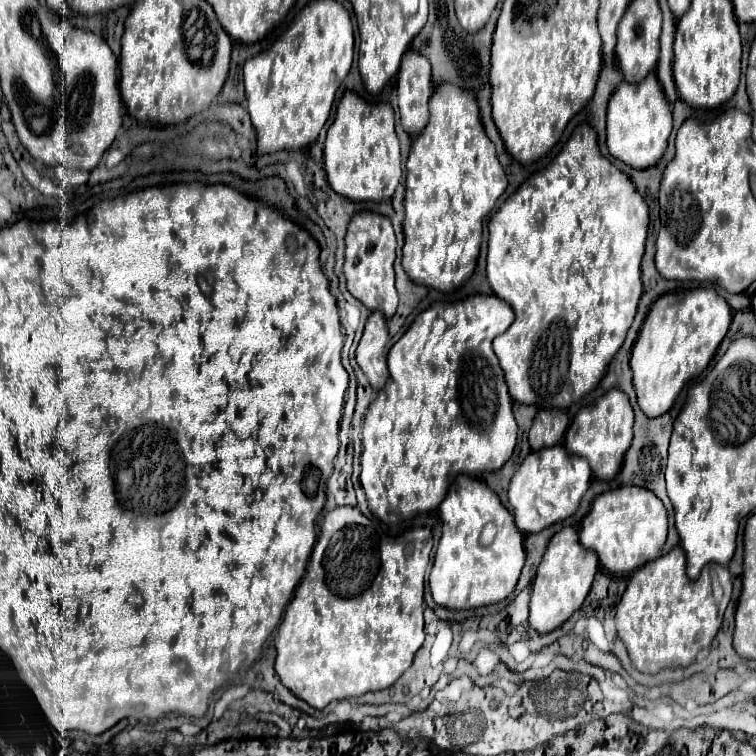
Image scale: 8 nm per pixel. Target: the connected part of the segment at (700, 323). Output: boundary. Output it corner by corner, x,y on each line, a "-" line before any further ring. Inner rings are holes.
715,289
665,293
653,303
631,353
633,385
637,389
639,407
643,407
647,417
667,413
685,387
683,383
699,377
707,369
731,319
731,307

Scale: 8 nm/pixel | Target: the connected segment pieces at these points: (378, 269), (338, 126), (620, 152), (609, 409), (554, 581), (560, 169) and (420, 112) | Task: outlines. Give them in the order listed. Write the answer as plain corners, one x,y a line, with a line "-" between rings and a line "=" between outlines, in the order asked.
359,213
351,219
347,235
345,235
345,265
343,273
347,277
349,293
359,299
369,311
381,311
385,319
389,319
397,309
397,291
395,291
395,233
391,221
377,213
=
345,93
337,105
335,121
327,129
323,167
329,185
349,201
389,201
401,179
399,139
391,103
365,103
355,93
=
655,73
647,75
647,79
643,79
639,85
621,83
611,95
607,109
607,147
609,153
625,165
631,165
633,169
649,169
657,165
667,149
671,129
671,107
=
611,389
599,397
593,405
583,407
565,433
565,449
569,455
585,457
591,465
591,471
601,481
611,481
623,463
627,447
633,439
633,409
627,395
619,389
=
563,527
559,533
555,533
547,545
547,551
537,567
537,575
531,585
529,625
541,635
561,627
575,611
581,609
585,597
589,595
597,569
599,563
595,559
595,553
587,551
579,543
577,531
573,527
=
581,125
575,129
573,137
565,143
561,153
539,173
529,177
515,195
509,195
505,203
499,207
499,211
489,221
489,253
487,253
487,279
495,291
495,295
511,305
515,311
513,325
495,339
493,349
495,355
501,361
501,369
505,373
509,393
515,401
525,405
535,405
541,409
563,409
571,403
579,401
585,393
597,387
597,383
603,379
607,365
623,345
623,339
631,327
631,319
635,317
637,303
643,293
641,283
641,257
645,253
645,239
647,239
647,225
649,225
649,213
643,197
637,193
631,179
621,173
613,163
609,163
597,145
597,133
591,125
=
407,51
401,61
397,75
399,93
399,113
403,129
417,137
429,121
429,97
433,93
431,65
425,55
417,51

